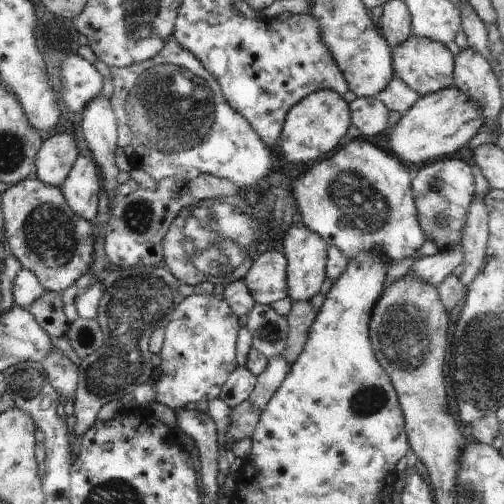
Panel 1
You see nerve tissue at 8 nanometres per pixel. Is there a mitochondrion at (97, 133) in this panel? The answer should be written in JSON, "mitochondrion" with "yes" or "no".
{"mitochondrion":"no"}

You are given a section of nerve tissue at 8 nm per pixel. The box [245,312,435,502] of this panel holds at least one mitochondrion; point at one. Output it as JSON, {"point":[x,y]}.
{"point":[366,402]}

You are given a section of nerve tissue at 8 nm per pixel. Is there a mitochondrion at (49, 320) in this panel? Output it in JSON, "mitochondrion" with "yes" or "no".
{"mitochondrion":"no"}

